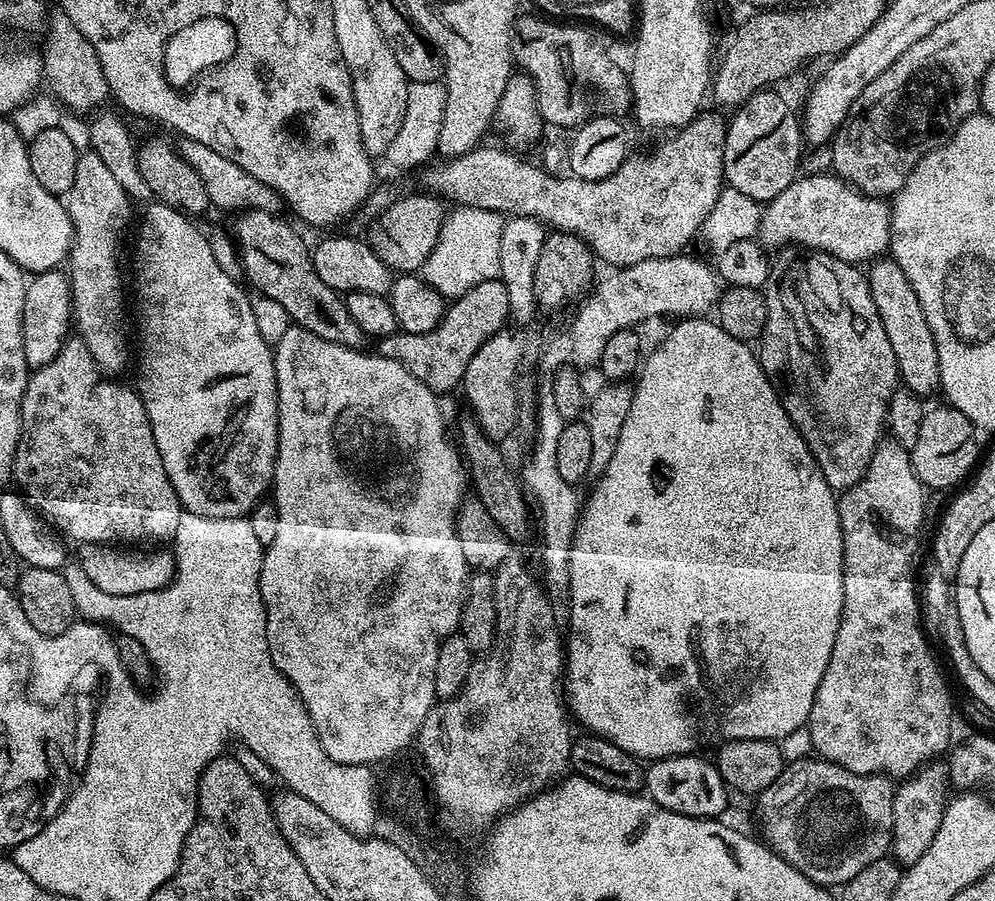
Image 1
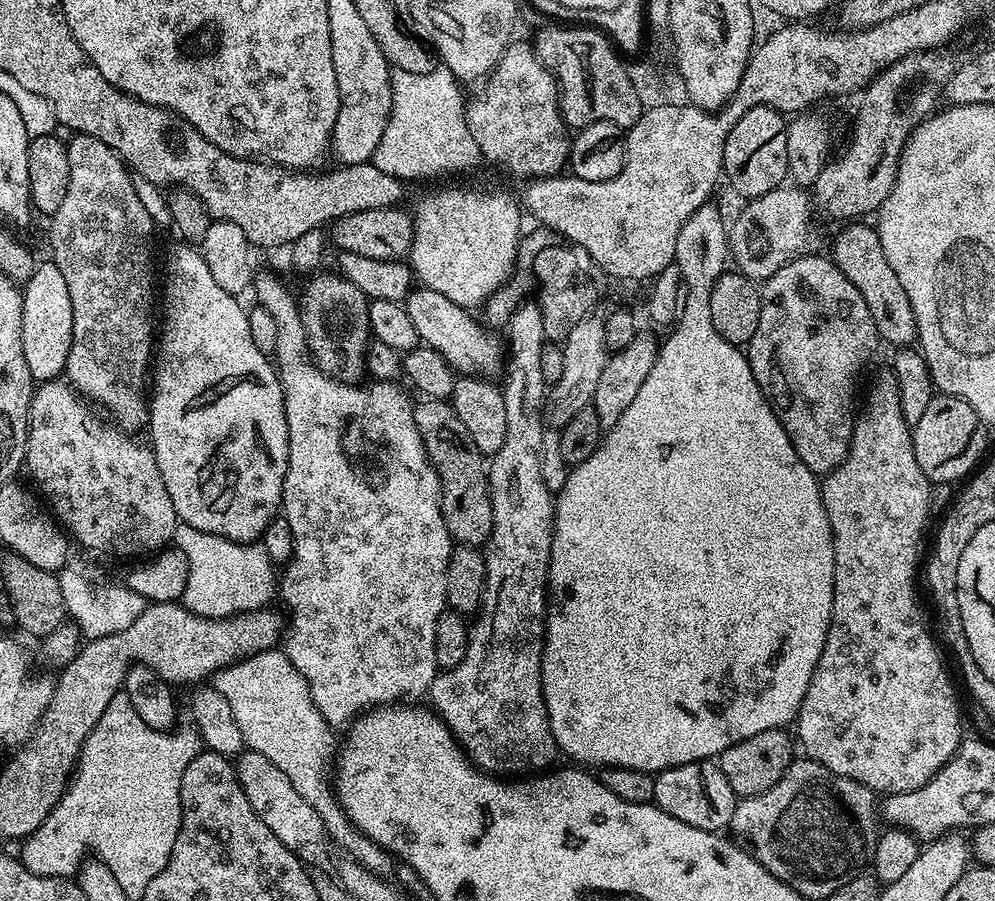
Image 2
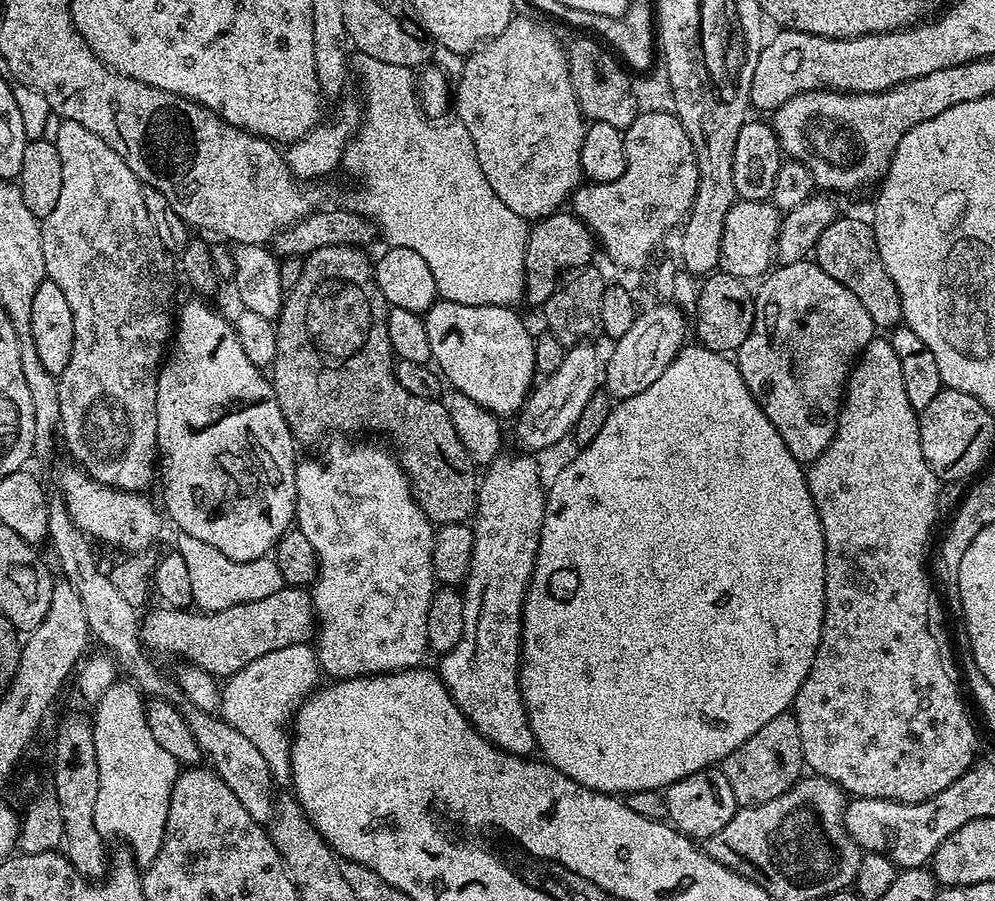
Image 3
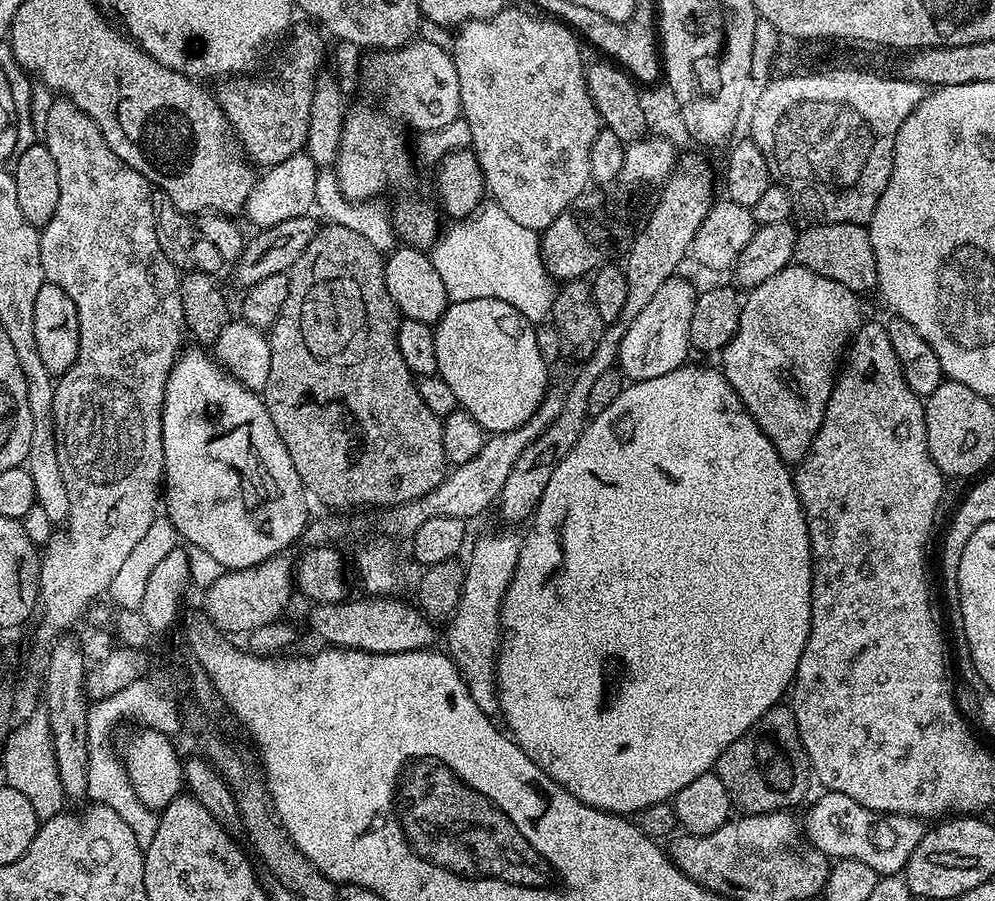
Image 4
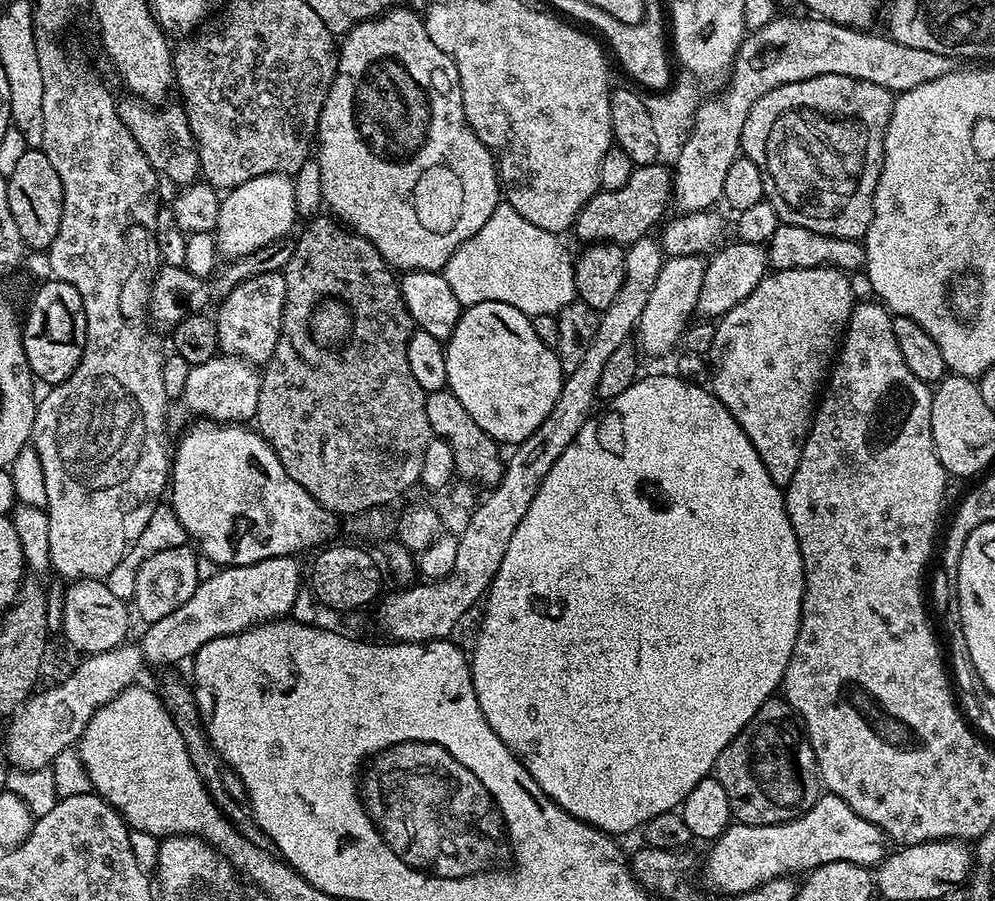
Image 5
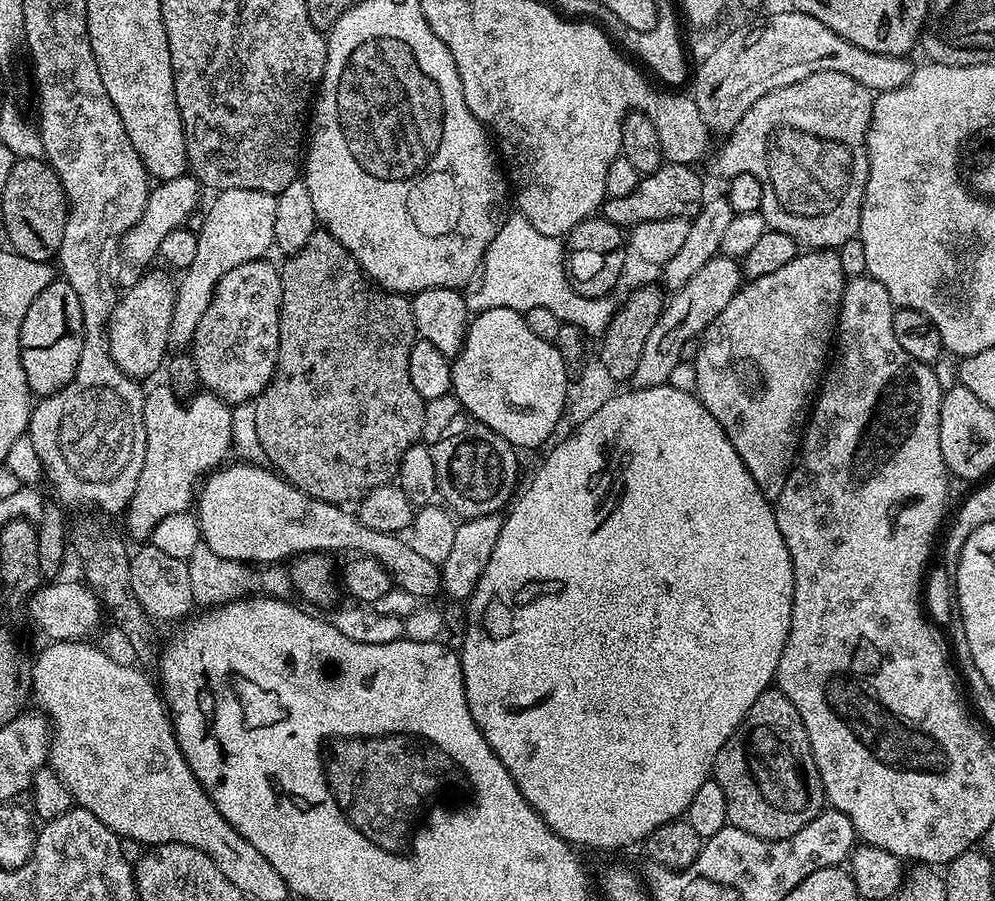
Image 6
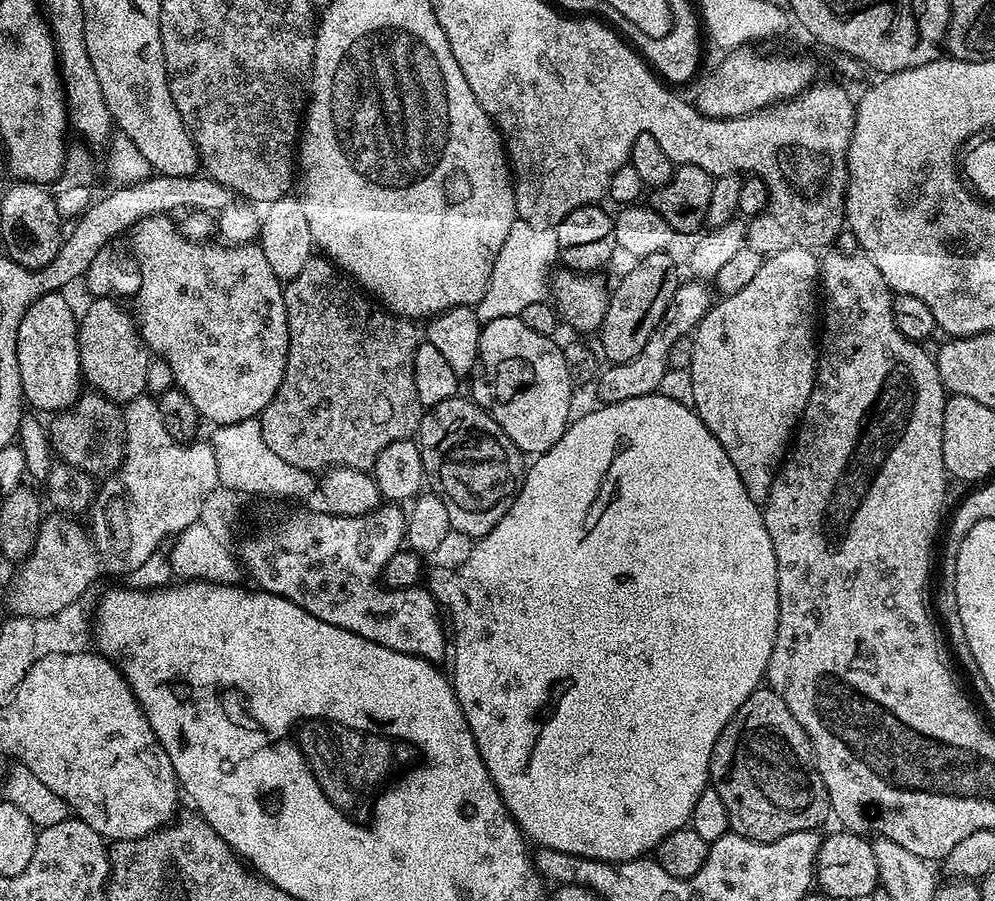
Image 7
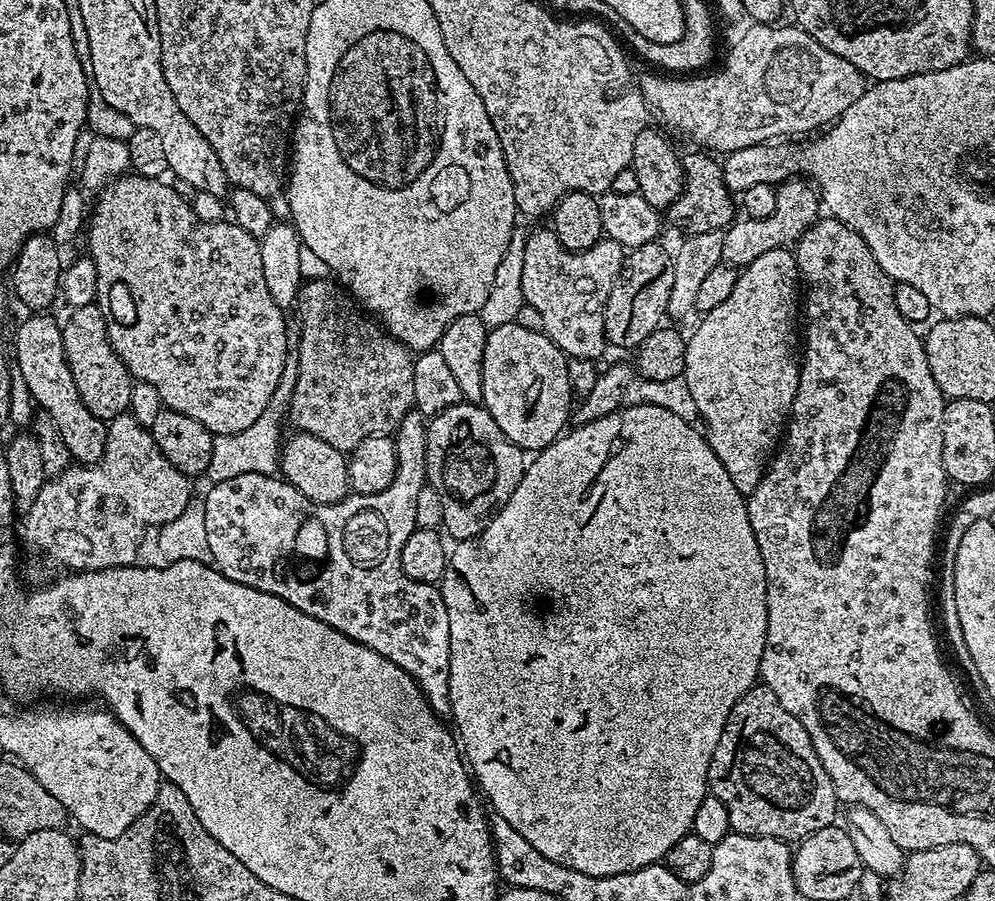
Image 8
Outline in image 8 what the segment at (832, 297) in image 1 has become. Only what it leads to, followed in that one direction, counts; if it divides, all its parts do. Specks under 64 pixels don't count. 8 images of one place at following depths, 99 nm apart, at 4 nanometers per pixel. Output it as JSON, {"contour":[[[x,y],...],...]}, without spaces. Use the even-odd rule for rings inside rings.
{"contour":[[[788,248],[770,250],[754,258],[754,262],[739,269],[739,274],[730,298],[703,313],[699,317],[700,325],[687,337],[683,377],[686,386],[690,386],[699,419],[704,419],[708,444],[718,454],[718,462],[726,466],[730,482],[747,494],[762,482],[765,467],[778,447],[798,394],[798,289],[802,281],[795,255]]]}

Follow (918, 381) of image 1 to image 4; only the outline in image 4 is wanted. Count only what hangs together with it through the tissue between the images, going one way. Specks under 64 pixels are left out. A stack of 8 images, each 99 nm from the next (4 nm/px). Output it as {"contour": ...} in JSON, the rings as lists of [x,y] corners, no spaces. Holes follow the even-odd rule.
{"contour":[[[813,223],[796,237],[795,263],[822,274],[822,278],[834,278],[852,292],[865,294],[878,285],[878,266],[874,258],[874,246],[870,234],[863,224],[822,224]]]}

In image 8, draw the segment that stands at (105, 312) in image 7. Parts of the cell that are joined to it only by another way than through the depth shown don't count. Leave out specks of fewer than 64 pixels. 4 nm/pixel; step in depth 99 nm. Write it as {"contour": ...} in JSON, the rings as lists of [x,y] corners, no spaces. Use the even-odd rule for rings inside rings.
{"contour":[[[93,302],[81,308],[71,309],[67,314],[68,321],[63,321],[60,333],[62,346],[70,374],[74,376],[74,386],[86,404],[86,410],[105,422],[116,416],[123,416],[130,406],[133,379],[128,368],[118,358],[110,346],[104,322],[105,313],[100,312],[99,303]]]}

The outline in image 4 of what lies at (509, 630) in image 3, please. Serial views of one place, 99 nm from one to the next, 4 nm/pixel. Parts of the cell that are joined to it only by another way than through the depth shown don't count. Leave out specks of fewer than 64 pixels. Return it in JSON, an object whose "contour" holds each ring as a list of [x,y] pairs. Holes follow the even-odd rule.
{"contour":[[[508,530],[512,532],[492,532],[489,536],[484,536],[472,548],[472,557],[466,560],[466,567],[464,570],[464,585],[462,586],[462,594],[460,595],[460,604],[456,607],[448,623],[448,645],[446,651],[451,656],[452,661],[458,666],[458,670],[464,676],[466,686],[470,690],[470,694],[474,698],[474,702],[478,702],[478,706],[483,710],[487,716],[495,717],[498,712],[498,693],[496,690],[496,658],[502,647],[502,629],[500,626],[500,611],[502,610],[502,602],[506,598],[506,590],[510,586],[510,582],[514,578],[514,570],[518,566],[518,558],[520,557],[520,546],[522,543],[521,533],[516,533],[516,530]]]}

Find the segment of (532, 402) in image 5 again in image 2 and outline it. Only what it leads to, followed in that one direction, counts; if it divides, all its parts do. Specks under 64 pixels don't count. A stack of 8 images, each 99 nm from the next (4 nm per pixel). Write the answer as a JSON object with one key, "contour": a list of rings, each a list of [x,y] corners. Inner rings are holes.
{"contour":[[[423,286],[413,287],[406,307],[421,341],[427,347],[438,350],[450,368],[465,376],[496,378],[501,375],[506,364],[505,345],[501,337],[500,340],[496,337],[499,335],[493,329],[485,326],[477,317],[476,321],[469,309],[450,302],[450,298],[438,294],[438,290]]]}

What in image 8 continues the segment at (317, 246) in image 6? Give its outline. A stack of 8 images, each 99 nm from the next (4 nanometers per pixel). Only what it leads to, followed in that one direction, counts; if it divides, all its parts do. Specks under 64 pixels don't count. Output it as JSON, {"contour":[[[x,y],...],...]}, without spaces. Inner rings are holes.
{"contour":[[[305,279],[300,285],[300,295],[294,305],[294,316],[301,324],[301,344],[298,346],[298,378],[294,387],[293,400],[289,404],[287,419],[292,422],[296,432],[314,434],[314,438],[322,438],[322,442],[330,442],[339,452],[350,454],[362,442],[371,436],[391,433],[402,422],[402,418],[414,408],[414,356],[407,346],[398,342],[385,330],[384,325],[377,322],[369,313],[365,312],[351,295],[335,279],[322,280]]]}

